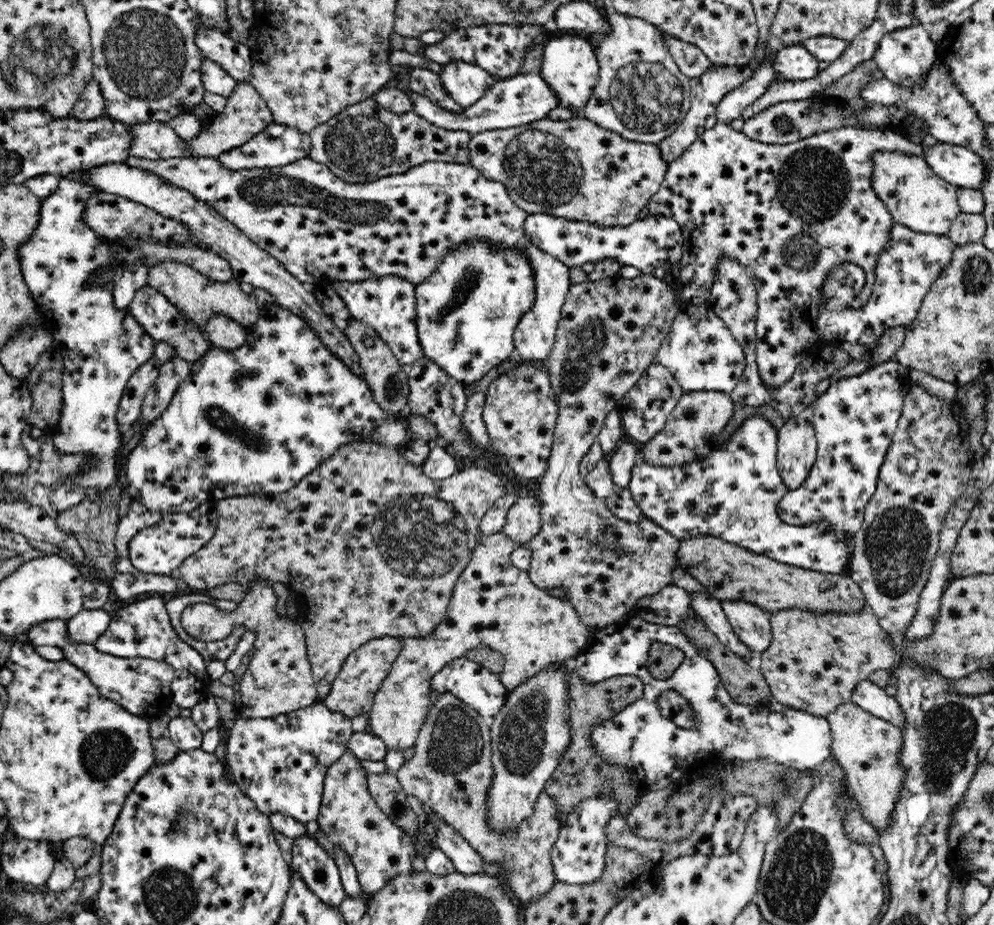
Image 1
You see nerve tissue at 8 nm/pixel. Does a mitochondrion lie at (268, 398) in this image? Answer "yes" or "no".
no

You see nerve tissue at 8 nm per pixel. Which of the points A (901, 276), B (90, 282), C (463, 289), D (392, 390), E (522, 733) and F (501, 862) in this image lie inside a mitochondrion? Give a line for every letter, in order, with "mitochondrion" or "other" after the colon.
A: other
B: other
C: mitochondrion
D: mitochondrion
E: mitochondrion
F: other

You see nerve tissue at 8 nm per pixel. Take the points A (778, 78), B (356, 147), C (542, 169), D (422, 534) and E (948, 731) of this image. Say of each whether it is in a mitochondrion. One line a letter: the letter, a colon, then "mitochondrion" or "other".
A: other
B: mitochondrion
C: mitochondrion
D: mitochondrion
E: mitochondrion

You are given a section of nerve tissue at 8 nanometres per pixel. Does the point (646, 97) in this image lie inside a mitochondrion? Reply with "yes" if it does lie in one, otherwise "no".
yes

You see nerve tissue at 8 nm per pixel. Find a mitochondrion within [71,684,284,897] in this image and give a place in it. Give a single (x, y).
(105, 753)

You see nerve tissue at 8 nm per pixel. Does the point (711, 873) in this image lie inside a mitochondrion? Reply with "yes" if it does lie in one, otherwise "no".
no

